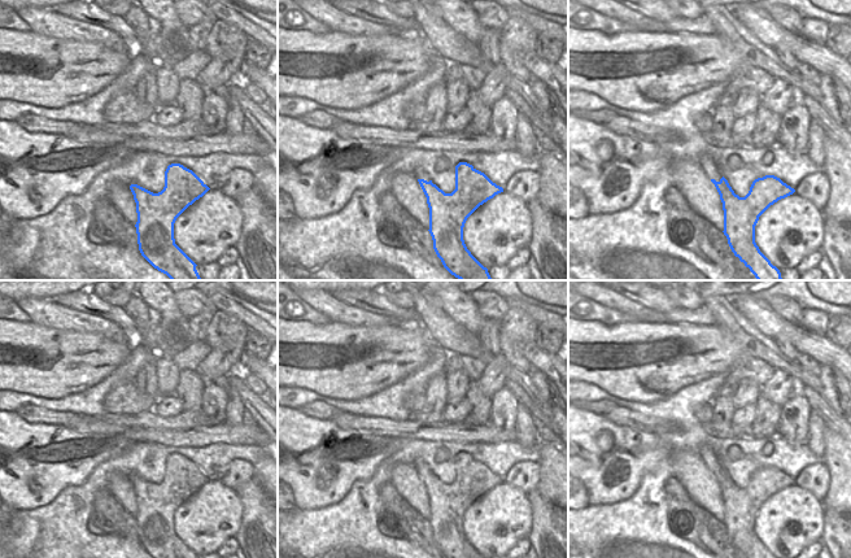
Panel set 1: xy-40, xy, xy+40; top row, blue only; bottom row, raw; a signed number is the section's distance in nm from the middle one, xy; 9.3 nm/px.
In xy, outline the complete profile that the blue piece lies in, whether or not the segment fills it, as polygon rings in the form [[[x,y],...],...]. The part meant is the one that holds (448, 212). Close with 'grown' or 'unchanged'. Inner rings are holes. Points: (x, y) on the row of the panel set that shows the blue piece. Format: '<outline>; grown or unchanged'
[[[467,162],[455,166],[455,189],[445,193],[432,180],[418,179],[429,208],[429,234],[444,267],[459,280],[493,280],[467,249],[463,227],[484,202],[503,192],[484,173]]]; unchanged

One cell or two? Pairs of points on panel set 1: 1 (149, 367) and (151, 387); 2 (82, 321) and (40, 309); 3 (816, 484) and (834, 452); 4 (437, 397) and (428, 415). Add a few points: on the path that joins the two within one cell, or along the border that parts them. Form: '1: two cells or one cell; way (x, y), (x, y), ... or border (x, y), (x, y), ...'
1: one cell; way (149, 373), (149, 382)
2: one cell; way (71, 319), (51, 314)
3: two cells; border (824, 461), (828, 469), (828, 492), (825, 497)
4: one cell; way (436, 401), (432, 412)

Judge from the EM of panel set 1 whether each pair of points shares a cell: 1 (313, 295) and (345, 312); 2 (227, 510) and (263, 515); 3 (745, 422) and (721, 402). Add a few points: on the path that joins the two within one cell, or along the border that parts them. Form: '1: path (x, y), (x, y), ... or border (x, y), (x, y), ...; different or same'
1: path (321, 301), (337, 312); same
2: border (234, 489), (241, 504), (241, 523), (235, 536); different
3: border (733, 409), (731, 423), (738, 434); different

